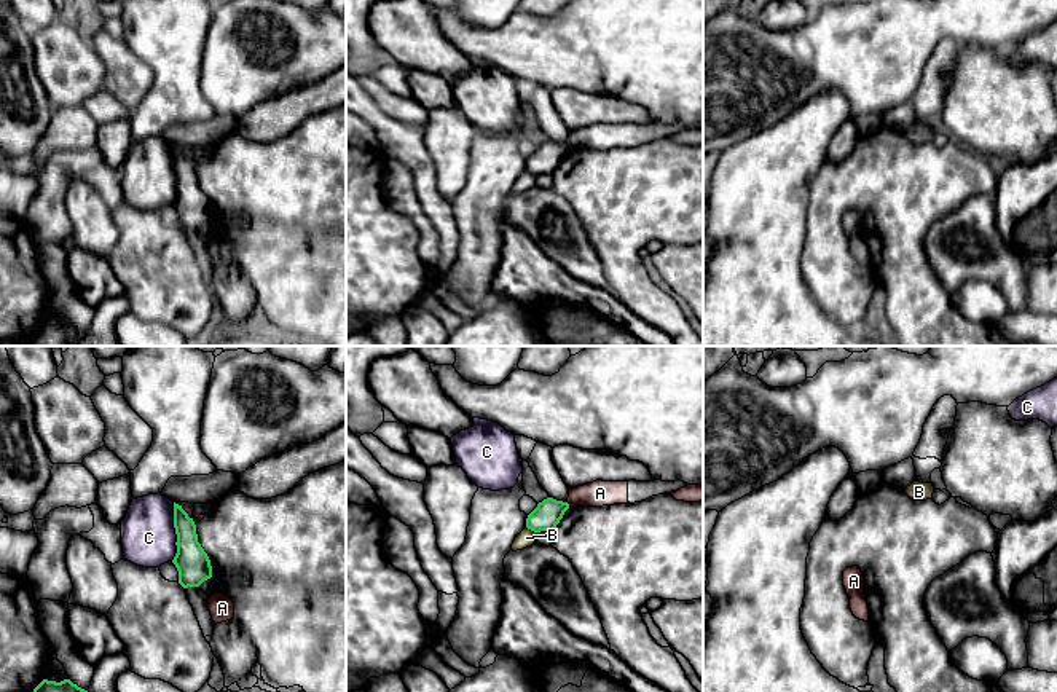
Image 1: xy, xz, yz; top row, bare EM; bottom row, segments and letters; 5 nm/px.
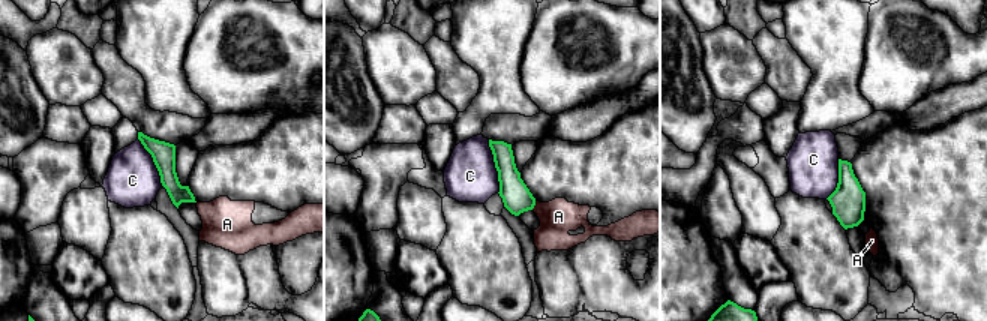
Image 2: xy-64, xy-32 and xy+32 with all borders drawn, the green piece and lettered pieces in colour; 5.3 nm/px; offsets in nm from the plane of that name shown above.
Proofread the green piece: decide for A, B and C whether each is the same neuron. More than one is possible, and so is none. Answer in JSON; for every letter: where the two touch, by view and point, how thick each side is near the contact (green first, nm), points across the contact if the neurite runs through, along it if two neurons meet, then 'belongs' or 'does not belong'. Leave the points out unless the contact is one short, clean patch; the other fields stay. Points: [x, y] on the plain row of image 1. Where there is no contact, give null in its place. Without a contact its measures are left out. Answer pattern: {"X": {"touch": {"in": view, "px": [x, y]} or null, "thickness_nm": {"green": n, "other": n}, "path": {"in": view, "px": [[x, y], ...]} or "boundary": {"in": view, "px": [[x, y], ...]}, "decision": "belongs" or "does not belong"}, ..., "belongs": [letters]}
{"A": {"touch": {"in": "xz", "px": [568, 147]}, "thickness_nm": {"green": 140, "other": 130}, "boundary": {"in": "xz", "px": [[566, 145], [569, 149]]}, "decision": "does not belong"}, "B": {"touch": {"in": "xz", "px": [531, 172]}, "thickness_nm": {"green": 140, "other": 90}, "decision": "does not belong"}, "C": {"touch": {"in": "xy", "px": [176, 174]}, "thickness_nm": {"green": 170, "other": 280}, "boundary": {"in": "xy", "px": [[174, 145], [176, 198], [171, 203]]}, "decision": "does not belong"}, "belongs": []}

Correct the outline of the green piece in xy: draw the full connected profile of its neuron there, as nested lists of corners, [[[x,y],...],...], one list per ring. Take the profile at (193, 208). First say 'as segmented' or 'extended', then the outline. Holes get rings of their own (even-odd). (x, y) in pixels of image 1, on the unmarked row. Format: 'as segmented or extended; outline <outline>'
as segmented; outline [[[174,145],[174,171],[177,177],[177,196],[172,202],[179,214],[179,226],[183,231],[199,230],[212,220],[212,209],[207,196],[198,185],[196,167],[193,161]]]

